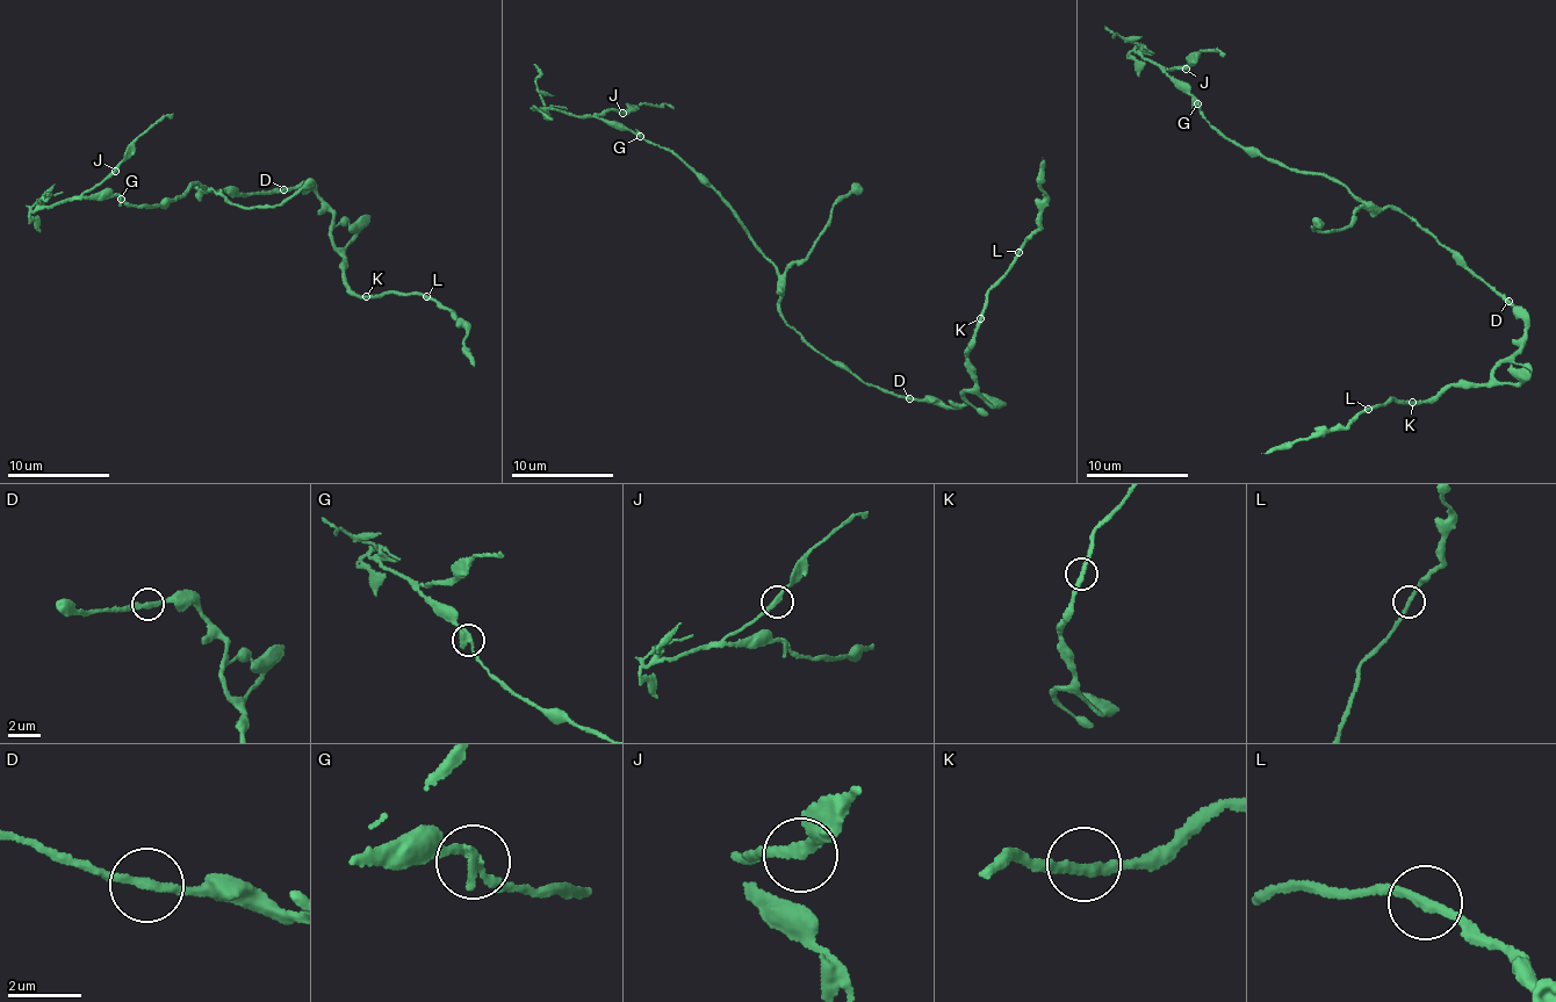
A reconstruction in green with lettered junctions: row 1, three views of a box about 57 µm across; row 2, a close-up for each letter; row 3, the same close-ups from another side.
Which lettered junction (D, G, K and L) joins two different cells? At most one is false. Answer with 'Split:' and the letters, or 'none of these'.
Split: G

